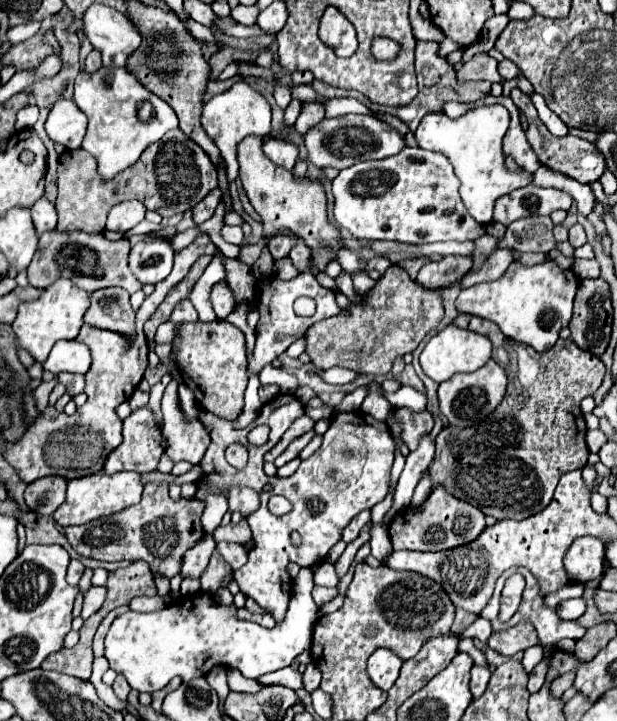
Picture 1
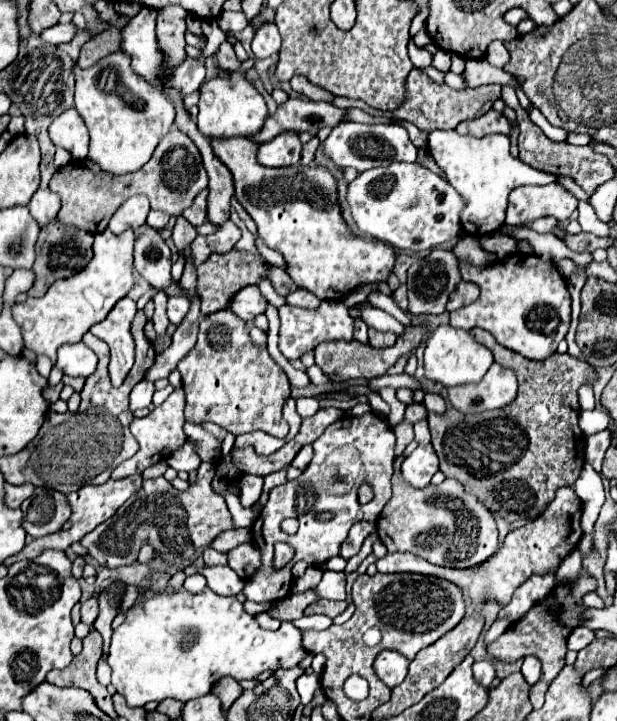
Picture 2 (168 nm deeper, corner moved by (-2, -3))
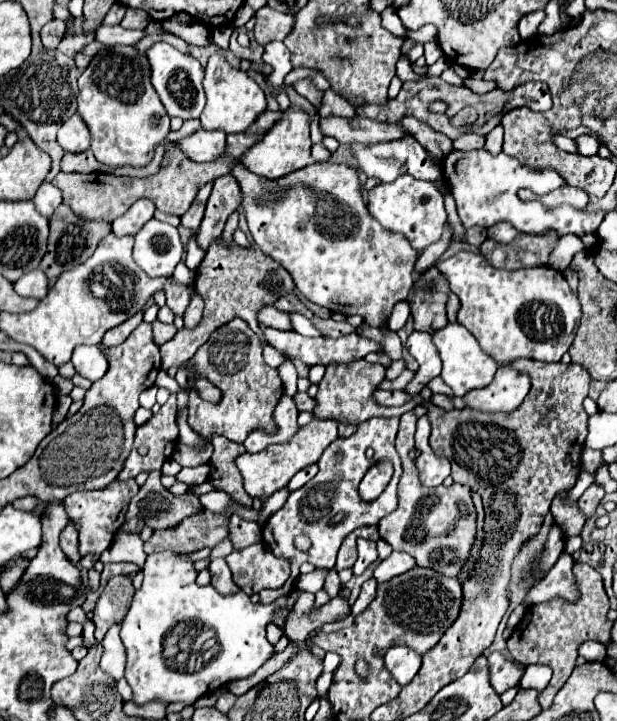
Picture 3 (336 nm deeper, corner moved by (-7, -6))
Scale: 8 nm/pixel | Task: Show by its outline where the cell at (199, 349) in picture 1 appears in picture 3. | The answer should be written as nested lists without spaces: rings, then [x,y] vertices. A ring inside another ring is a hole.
[[[233,318],[229,324],[217,328],[211,338],[197,350],[197,354],[189,362],[201,376],[213,382],[221,392],[223,400],[217,404],[201,400],[197,394],[189,394],[189,426],[207,440],[203,448],[197,446],[177,446],[173,452],[173,460],[181,466],[201,466],[211,458],[211,438],[213,434],[225,436],[231,442],[241,444],[249,432],[263,428],[267,432],[275,432],[273,426],[273,410],[283,394],[283,384],[279,380],[279,372],[263,362],[263,348],[257,334],[245,324],[241,318]]]

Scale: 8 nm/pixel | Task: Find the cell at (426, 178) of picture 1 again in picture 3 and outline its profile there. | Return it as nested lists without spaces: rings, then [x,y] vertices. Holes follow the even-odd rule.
[[[409,174],[399,176],[391,184],[379,184],[369,192],[369,212],[381,222],[381,226],[405,234],[405,238],[411,242],[411,246],[419,252],[423,252],[429,244],[437,242],[441,238],[443,226],[447,222],[447,212],[443,206],[443,194],[437,190],[435,184],[429,184],[425,180],[417,180]]]

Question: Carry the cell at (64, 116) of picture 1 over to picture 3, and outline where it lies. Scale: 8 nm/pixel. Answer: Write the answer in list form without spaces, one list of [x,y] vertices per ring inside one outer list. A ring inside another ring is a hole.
[[[73,114],[57,132],[57,142],[65,152],[85,152],[91,144],[91,134],[81,116]]]

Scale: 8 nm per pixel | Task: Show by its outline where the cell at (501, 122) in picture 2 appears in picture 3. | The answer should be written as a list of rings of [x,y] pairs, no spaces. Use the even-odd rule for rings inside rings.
[[[463,134],[453,142],[453,148],[457,148],[457,150],[479,150],[479,148],[483,148],[483,144],[485,144],[485,138],[481,138],[481,136]]]

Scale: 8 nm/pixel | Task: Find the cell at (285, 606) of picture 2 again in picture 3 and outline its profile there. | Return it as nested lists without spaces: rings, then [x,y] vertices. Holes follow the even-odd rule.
[[[331,568],[329,570],[329,574],[327,574],[327,578],[325,578],[325,586],[323,586],[327,592],[329,592],[329,596],[331,598],[335,598],[337,594],[339,594],[339,590],[341,590],[341,580],[339,580],[339,576],[337,576],[337,570],[335,568]]]

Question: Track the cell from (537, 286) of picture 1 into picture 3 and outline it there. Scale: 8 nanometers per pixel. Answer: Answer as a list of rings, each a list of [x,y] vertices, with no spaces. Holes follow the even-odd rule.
[[[459,252],[449,260],[437,262],[437,270],[449,282],[451,292],[461,300],[459,322],[479,340],[479,346],[499,364],[511,364],[519,358],[531,358],[541,362],[559,362],[569,350],[575,330],[581,322],[581,304],[577,294],[569,288],[565,276],[549,266],[525,268],[525,270],[497,270],[487,264],[487,260],[477,252]]]

